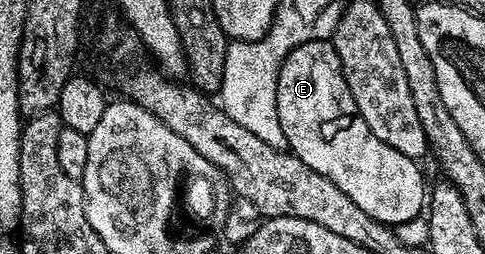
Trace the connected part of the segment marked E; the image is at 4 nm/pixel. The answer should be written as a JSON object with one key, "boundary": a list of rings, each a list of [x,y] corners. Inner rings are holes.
{"boundary":[[[324,39],[307,41],[289,52],[277,82],[277,108],[283,137],[287,137],[289,142],[288,150],[297,155],[303,165],[315,169],[315,173],[323,173],[323,177],[335,181],[335,185],[339,185],[339,189],[343,189],[343,193],[347,193],[347,197],[351,197],[367,217],[375,217],[375,221],[380,223],[400,225],[422,214],[427,203],[427,186],[417,168],[420,167],[418,160],[403,157],[403,153],[391,149],[391,145],[379,141],[379,137],[371,133],[355,105],[355,97],[351,97],[351,89],[343,77],[341,62],[332,42]]]}

